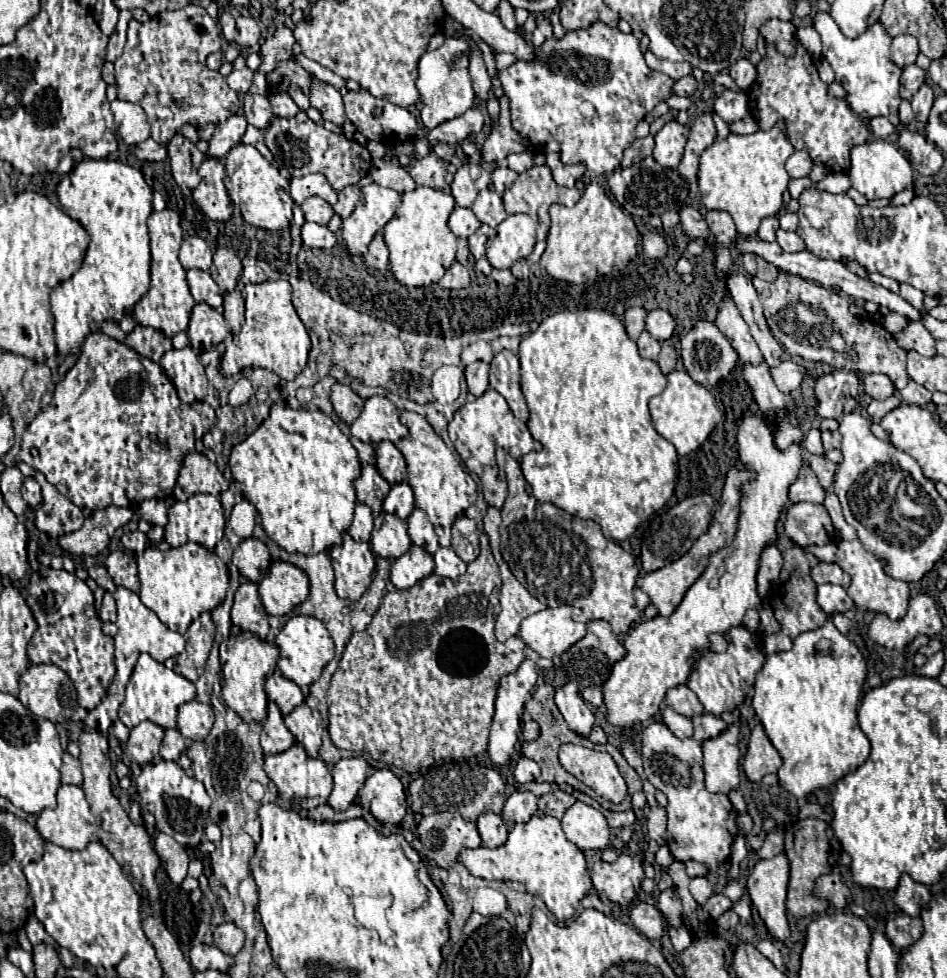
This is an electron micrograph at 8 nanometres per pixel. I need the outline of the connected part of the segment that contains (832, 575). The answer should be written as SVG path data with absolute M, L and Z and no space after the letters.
M820 562L812 568L812 580L816 584L838 584L844 590L850 586L850 576L838 566L838 564L826 564Z

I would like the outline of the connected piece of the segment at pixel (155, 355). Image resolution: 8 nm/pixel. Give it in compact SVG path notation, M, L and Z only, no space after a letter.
M136 326L132 334L126 336L124 344L132 350L136 350L140 356L150 358L152 362L160 362L160 358L172 350L172 342L170 338L166 338L164 334L152 330L152 328L144 328L144 326Z

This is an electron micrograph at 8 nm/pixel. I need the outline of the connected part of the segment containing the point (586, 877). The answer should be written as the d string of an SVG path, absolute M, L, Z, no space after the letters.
M533 816L526 824L516 824L504 846L462 850L458 858L474 876L486 880L516 880L522 882L530 894L544 900L558 920L574 916L580 900L590 890L590 874L586 872L584 854L578 846L566 840L560 821L552 816Z

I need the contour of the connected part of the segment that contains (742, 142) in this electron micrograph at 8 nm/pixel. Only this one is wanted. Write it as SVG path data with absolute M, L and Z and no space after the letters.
M776 122L770 130L758 130L752 136L736 136L728 134L722 140L716 140L712 146L708 146L700 156L700 172L698 172L698 188L702 192L702 204L708 210L726 210L736 224L736 230L740 236L754 236L760 220L766 216L778 214L782 206L782 194L788 186L790 176L784 170L786 160L794 154L792 142L788 142L784 122Z

